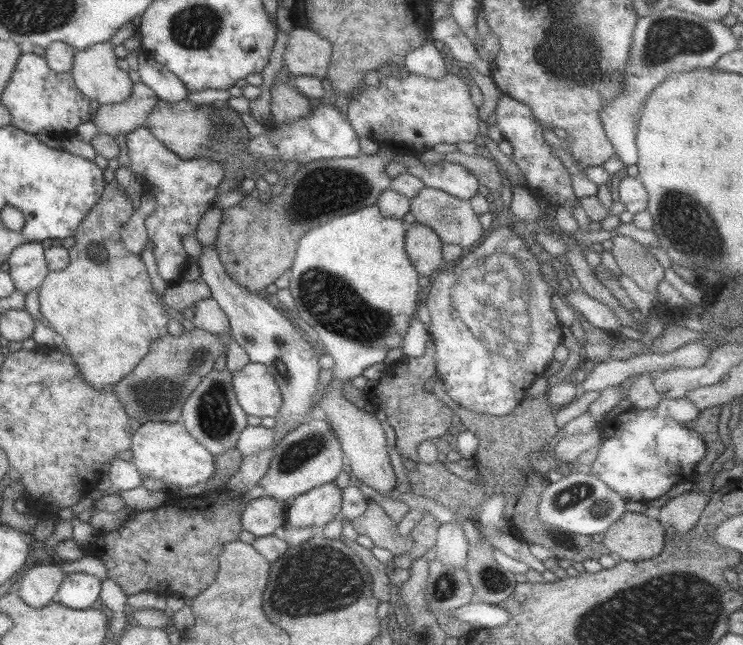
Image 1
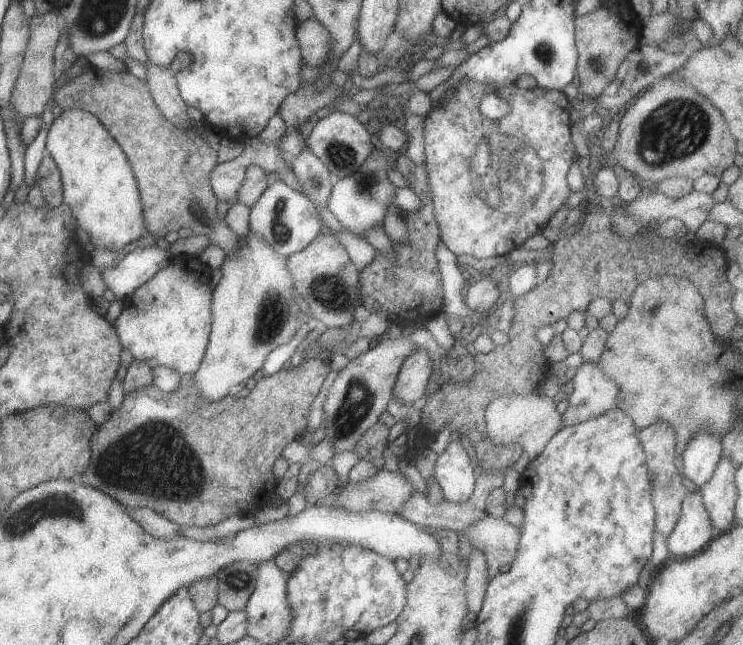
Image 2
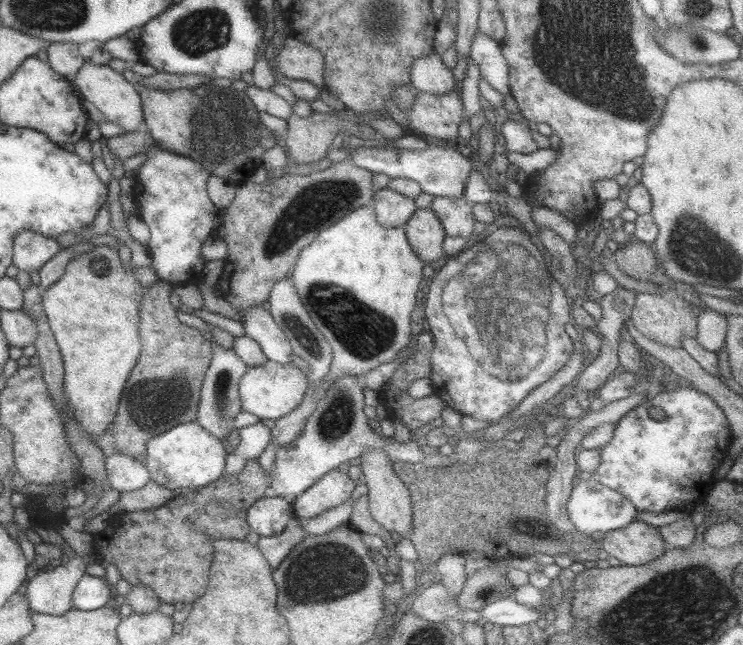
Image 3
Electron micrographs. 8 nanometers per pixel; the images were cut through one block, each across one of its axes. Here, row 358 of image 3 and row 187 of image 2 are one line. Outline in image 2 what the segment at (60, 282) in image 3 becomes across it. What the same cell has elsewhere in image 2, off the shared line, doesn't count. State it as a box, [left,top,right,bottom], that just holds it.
[45,109,146,251]

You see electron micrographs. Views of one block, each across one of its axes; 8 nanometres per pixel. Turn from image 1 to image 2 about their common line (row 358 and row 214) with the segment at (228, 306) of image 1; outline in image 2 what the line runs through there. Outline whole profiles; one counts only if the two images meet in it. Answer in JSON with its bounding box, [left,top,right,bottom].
[249,180,322,257]

